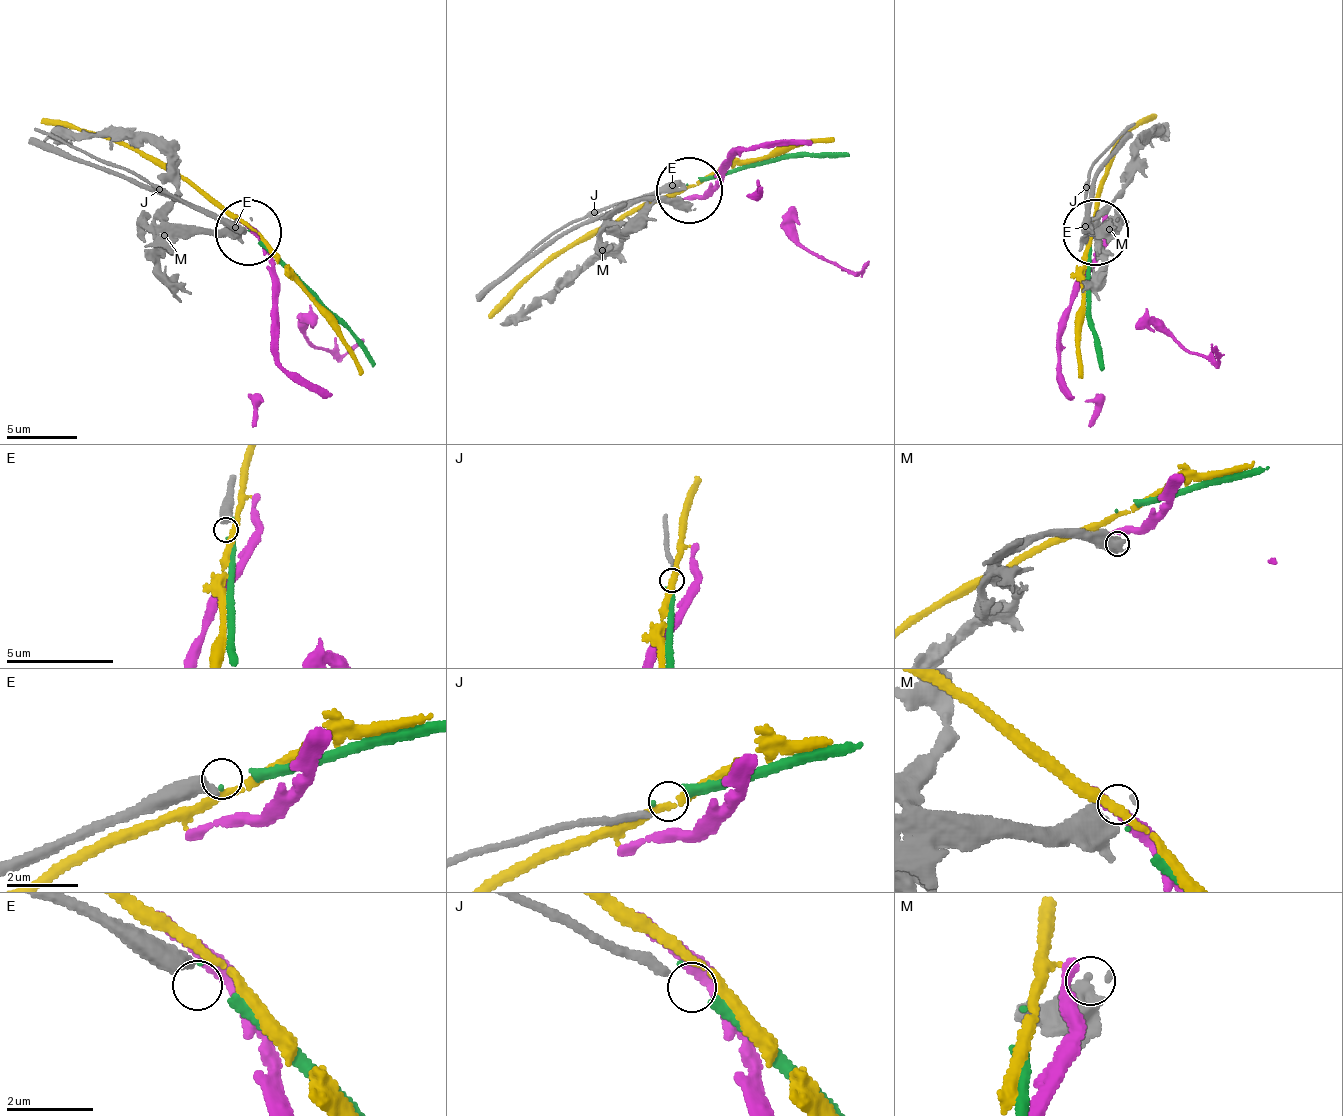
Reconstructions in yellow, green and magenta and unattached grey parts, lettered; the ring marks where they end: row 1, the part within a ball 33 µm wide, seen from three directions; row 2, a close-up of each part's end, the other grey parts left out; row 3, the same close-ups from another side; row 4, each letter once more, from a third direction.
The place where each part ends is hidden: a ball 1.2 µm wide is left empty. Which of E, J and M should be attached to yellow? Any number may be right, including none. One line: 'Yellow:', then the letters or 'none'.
Yellow: none

